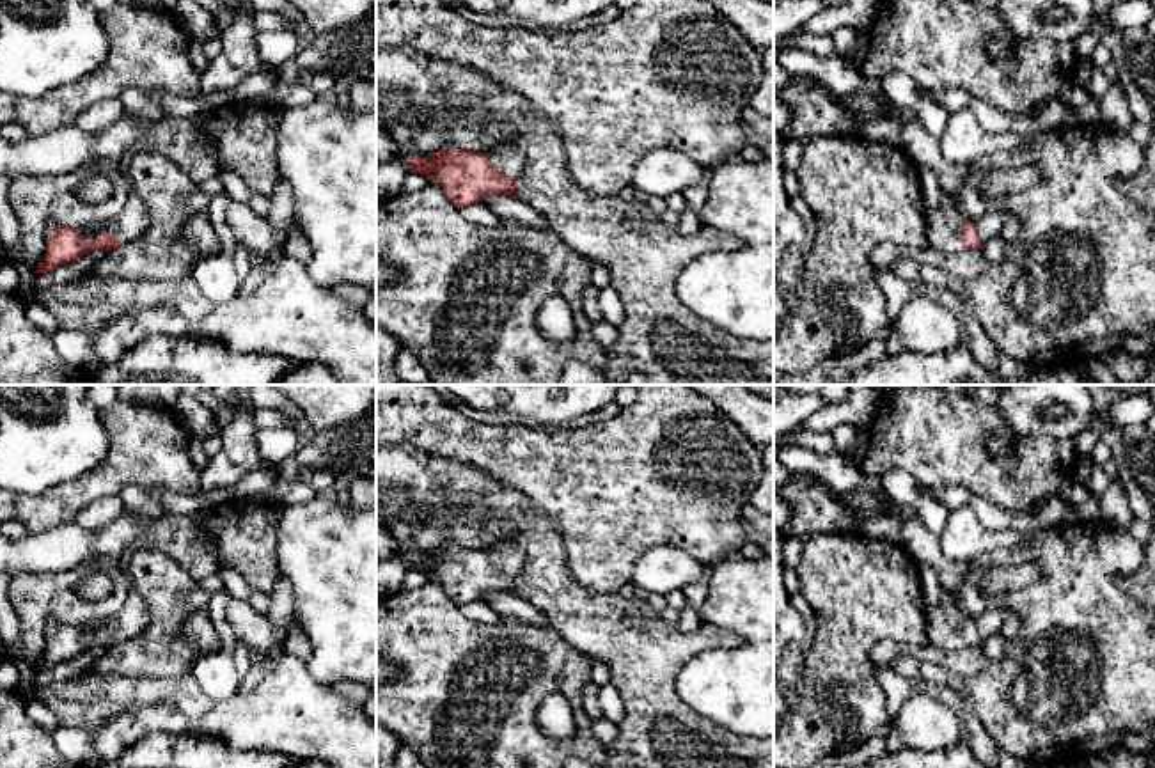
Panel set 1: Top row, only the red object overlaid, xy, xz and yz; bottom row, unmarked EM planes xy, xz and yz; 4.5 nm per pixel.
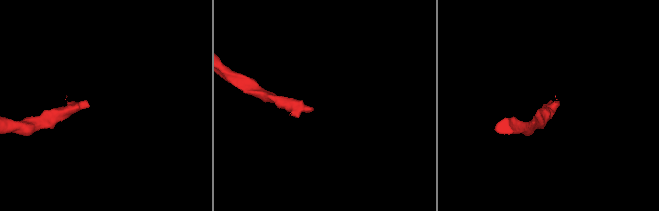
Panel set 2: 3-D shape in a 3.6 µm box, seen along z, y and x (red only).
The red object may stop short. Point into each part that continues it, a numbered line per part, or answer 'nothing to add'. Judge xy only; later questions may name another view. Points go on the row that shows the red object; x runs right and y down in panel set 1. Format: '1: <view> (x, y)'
1: xy (133, 219)

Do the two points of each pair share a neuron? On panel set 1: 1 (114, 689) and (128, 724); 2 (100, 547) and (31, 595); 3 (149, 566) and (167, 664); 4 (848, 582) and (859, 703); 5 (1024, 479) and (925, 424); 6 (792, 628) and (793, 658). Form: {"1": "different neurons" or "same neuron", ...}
{"1": "different neurons", "2": "different neurons", "3": "same neuron", "4": "same neuron", "5": "same neuron", "6": "same neuron"}

